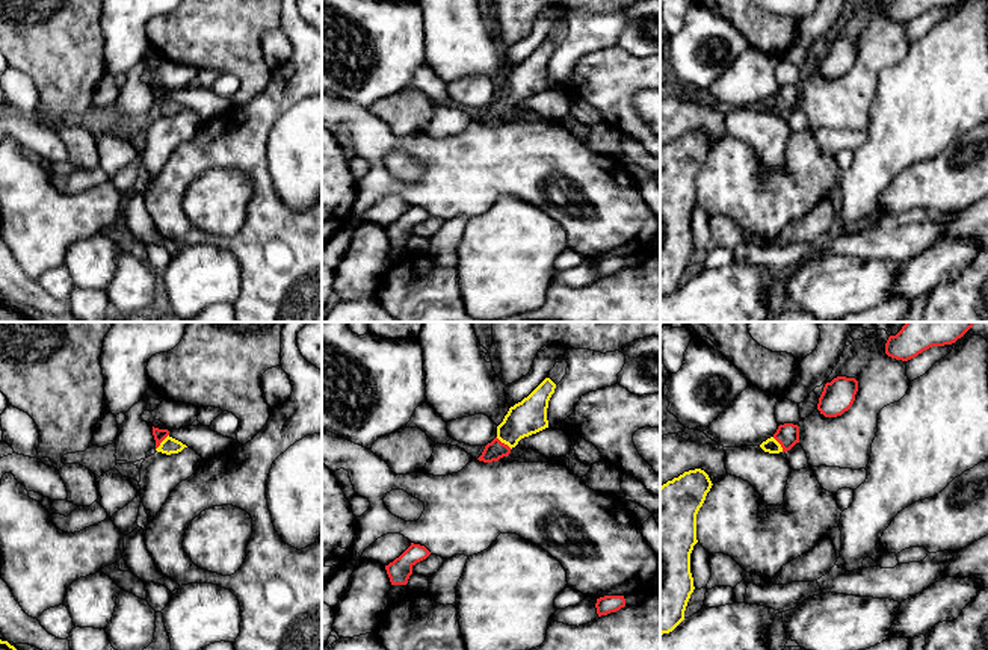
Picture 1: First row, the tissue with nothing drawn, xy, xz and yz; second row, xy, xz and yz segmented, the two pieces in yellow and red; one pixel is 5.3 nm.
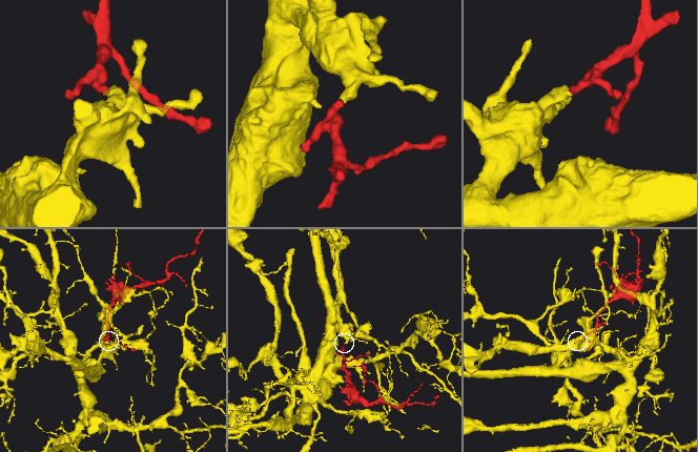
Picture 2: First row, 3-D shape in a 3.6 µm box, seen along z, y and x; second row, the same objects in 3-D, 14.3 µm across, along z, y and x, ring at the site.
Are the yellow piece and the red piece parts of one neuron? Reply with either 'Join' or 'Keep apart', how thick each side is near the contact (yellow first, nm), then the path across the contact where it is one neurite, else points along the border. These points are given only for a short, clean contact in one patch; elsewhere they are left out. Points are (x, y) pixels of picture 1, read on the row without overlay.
Join. Thickness 90 nm (yellow) against 60 nm. Path across: xy (169, 106), (162, 103), (159, 95)

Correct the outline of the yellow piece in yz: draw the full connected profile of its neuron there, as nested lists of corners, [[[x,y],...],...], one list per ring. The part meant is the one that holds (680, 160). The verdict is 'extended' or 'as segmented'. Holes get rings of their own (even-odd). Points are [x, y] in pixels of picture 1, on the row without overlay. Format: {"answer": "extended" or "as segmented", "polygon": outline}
{"answer": "as segmented", "polygon": [[[689,132],[660,148],[660,296],[683,281],[693,254],[690,215],[696,201],[696,175],[712,150],[709,136]]]}

